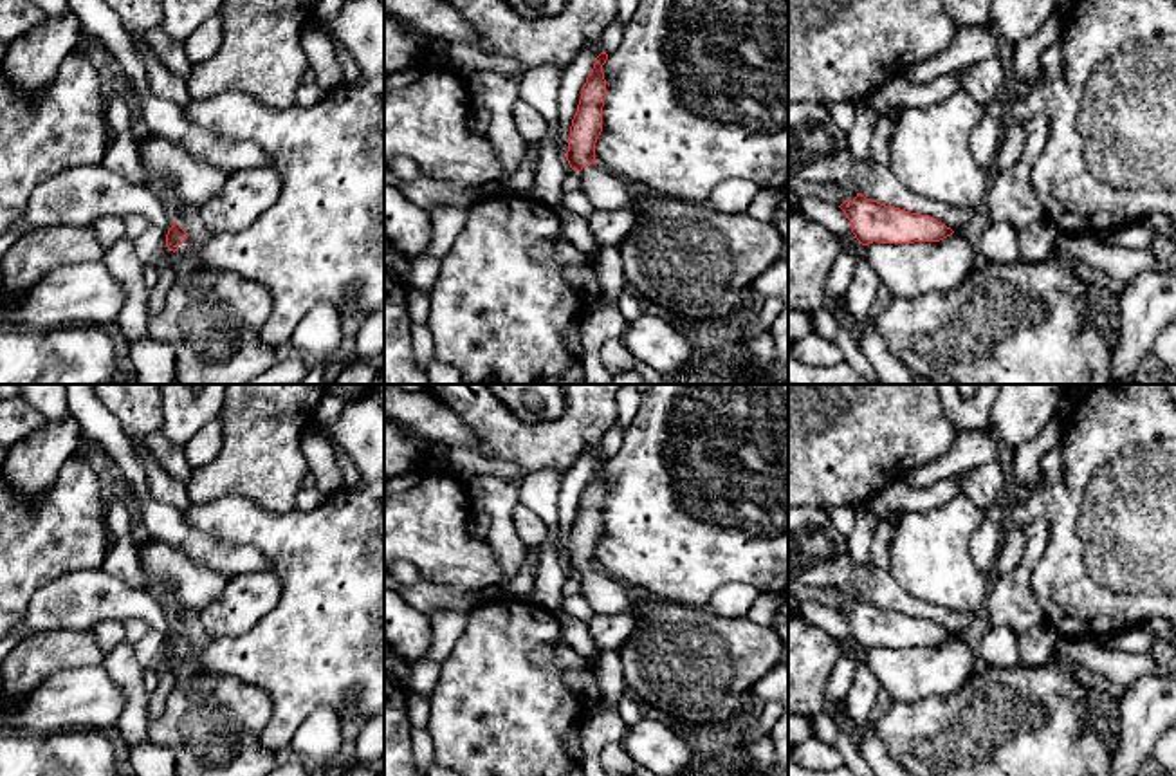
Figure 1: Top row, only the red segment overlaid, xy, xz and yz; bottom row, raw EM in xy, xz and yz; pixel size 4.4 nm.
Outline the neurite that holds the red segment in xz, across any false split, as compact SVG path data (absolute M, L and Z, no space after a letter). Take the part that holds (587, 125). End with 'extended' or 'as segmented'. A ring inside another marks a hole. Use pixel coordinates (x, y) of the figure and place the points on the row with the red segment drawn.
M608 54L595 58L593 69L581 92L577 112L572 119L566 161L581 177L581 191L595 211L624 209L631 202L633 188L595 164L595 143L602 132L602 106L606 79L602 65Z | extended

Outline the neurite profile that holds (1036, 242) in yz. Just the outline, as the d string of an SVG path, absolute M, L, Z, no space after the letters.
M1039 218L1019 233L1019 256L1026 262L1043 262L1053 251L1057 227L1046 218Z

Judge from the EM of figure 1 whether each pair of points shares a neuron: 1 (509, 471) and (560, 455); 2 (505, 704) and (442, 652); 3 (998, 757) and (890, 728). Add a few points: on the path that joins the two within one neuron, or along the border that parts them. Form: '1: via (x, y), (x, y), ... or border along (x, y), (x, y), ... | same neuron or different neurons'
1: border along (480, 452), (491, 459), (513, 461), (522, 477) | different neurons
2: border along (468, 618), (464, 634), (442, 665) | different neurons
3: via (971, 740), (933, 740), (917, 735) | same neuron

